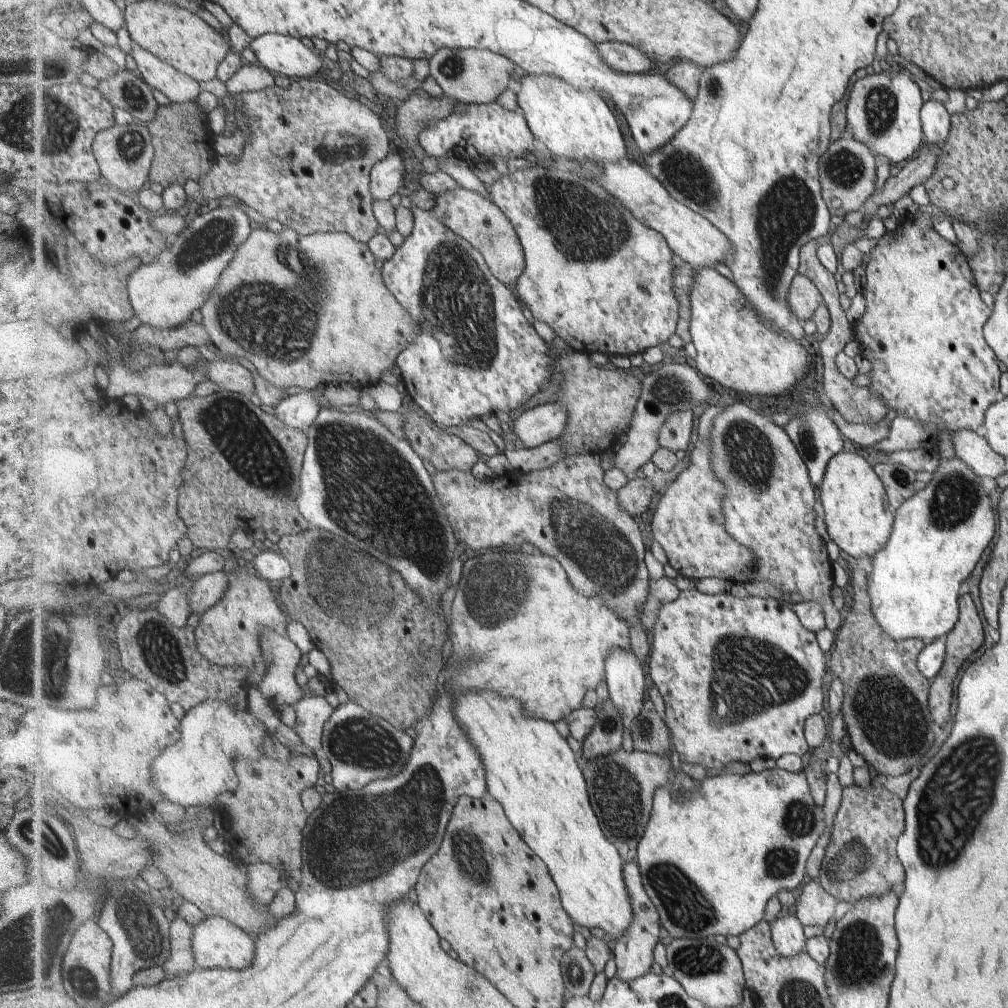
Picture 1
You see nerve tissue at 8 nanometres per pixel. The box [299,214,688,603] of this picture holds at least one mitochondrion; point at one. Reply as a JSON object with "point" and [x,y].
{"point":[371,493]}

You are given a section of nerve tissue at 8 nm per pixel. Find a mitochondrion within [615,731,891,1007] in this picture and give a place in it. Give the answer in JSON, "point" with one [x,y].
{"point":[859,962]}

